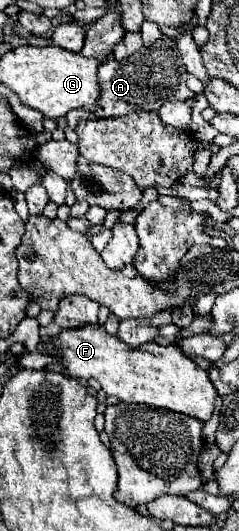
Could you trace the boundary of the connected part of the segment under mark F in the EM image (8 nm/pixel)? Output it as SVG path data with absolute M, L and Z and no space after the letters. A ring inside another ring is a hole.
M86 325L78 329L64 329L54 339L40 341L36 351L58 359L58 363L74 379L96 379L106 395L118 397L122 403L144 403L172 409L200 421L208 421L212 415L216 389L210 383L208 373L176 345L158 345L152 341L142 347L128 347L118 337L108 335L102 325Z

